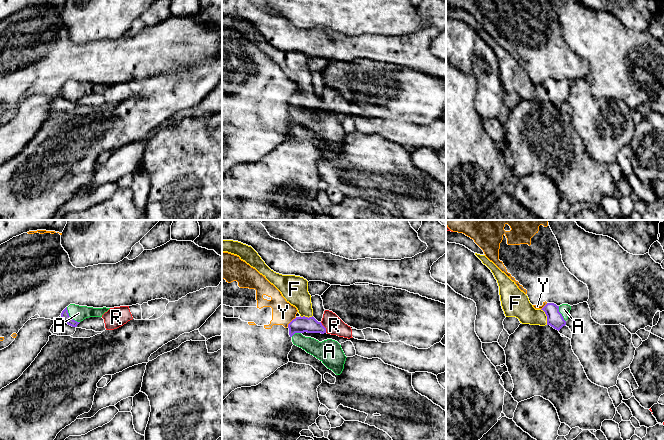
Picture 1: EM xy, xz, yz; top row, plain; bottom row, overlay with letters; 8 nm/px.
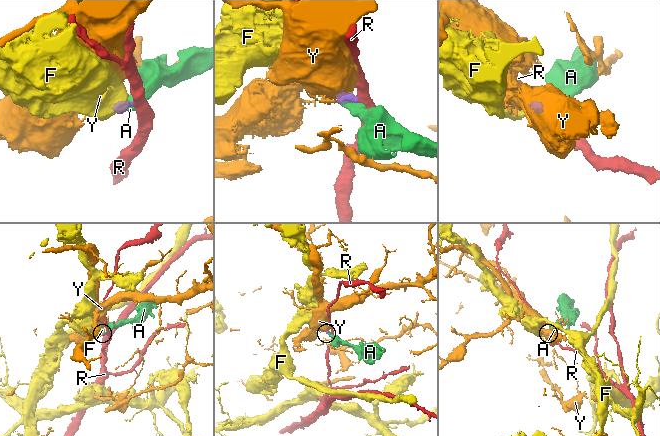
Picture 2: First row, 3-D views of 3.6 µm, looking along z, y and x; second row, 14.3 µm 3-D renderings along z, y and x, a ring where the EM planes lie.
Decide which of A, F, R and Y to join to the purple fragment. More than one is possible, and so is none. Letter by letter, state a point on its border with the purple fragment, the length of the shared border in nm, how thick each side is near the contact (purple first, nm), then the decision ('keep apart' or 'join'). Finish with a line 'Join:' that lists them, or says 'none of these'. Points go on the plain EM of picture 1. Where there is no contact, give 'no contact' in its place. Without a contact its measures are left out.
A: xy (69, 92) | 170 nm | 60/130 nm | join
F: yz (546, 91) | 140 nm | 130/200 nm | join
R: xz (324, 103) | 100 nm | 130/150 nm | keep apart
Y: xz (291, 97) | 110 nm | 130/180 nm | keep apart
Join: A, F

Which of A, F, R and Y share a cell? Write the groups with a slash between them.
A F / R / Y

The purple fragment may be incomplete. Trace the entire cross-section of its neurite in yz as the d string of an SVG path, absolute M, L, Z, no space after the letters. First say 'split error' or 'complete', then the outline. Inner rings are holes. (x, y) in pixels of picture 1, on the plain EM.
split error; M477 29L475 31L491 46L497 56L501 82L506 93L516 93L522 100L550 101L558 107L566 101L571 86L570 81L557 82L554 79L547 79L542 85L535 85L528 72L518 64L510 53L485 31Z

